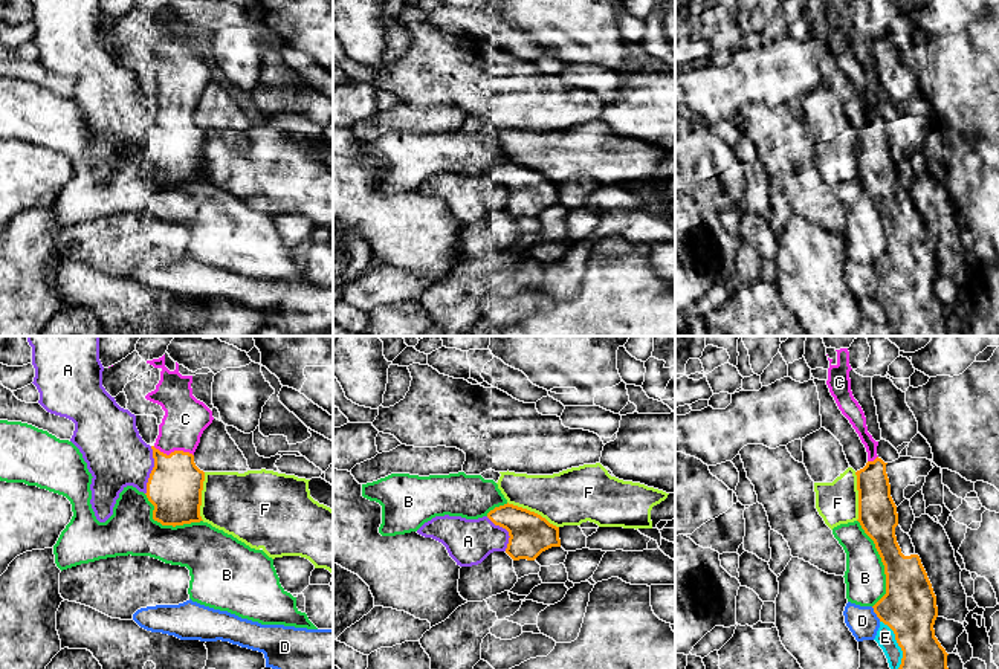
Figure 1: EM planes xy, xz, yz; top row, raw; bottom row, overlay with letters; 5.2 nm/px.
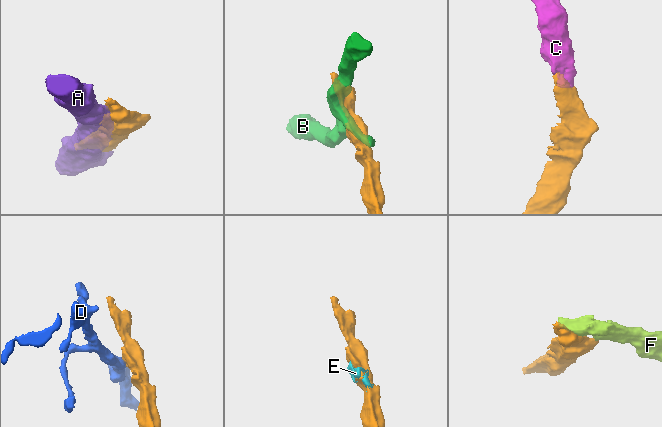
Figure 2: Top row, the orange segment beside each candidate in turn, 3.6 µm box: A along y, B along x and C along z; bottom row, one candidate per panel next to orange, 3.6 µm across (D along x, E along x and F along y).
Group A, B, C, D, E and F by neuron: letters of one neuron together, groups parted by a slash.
A / B / C E / D / F

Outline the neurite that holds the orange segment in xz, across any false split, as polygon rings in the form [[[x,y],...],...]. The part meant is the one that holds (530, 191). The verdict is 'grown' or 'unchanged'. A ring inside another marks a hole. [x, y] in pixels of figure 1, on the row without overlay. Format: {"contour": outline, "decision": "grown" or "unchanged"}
{"contour": [[[507,160],[490,168],[487,176],[509,189],[506,211],[513,218],[535,218],[542,209],[561,205],[559,185],[527,166]]], "decision": "unchanged"}

